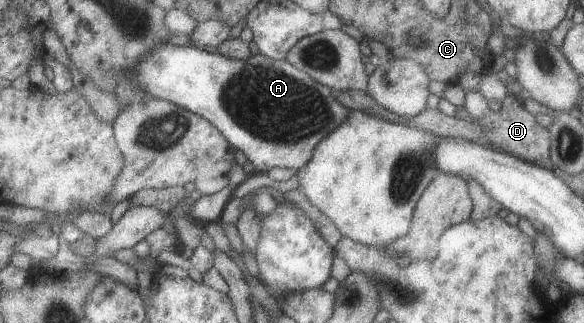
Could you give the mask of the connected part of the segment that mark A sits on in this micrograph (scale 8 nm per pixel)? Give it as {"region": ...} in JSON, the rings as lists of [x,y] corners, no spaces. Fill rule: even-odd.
{"region":[[[164,42],[154,47],[152,51],[149,51],[142,58],[142,61],[135,67],[135,71],[139,74],[137,77],[139,84],[148,94],[165,100],[170,100],[182,107],[191,109],[194,113],[209,119],[214,125],[217,125],[226,134],[230,143],[233,143],[234,147],[242,150],[248,159],[254,163],[257,173],[270,175],[274,168],[294,168],[300,171],[306,163],[310,161],[312,155],[316,153],[316,147],[320,145],[322,139],[336,130],[337,127],[345,121],[350,110],[336,98],[332,89],[325,84],[320,83],[318,80],[315,80],[304,70],[296,67],[290,60],[277,60],[264,53],[253,55],[247,60],[237,60],[224,55],[222,52],[209,53],[206,49],[199,48],[198,46],[179,46]]]}

